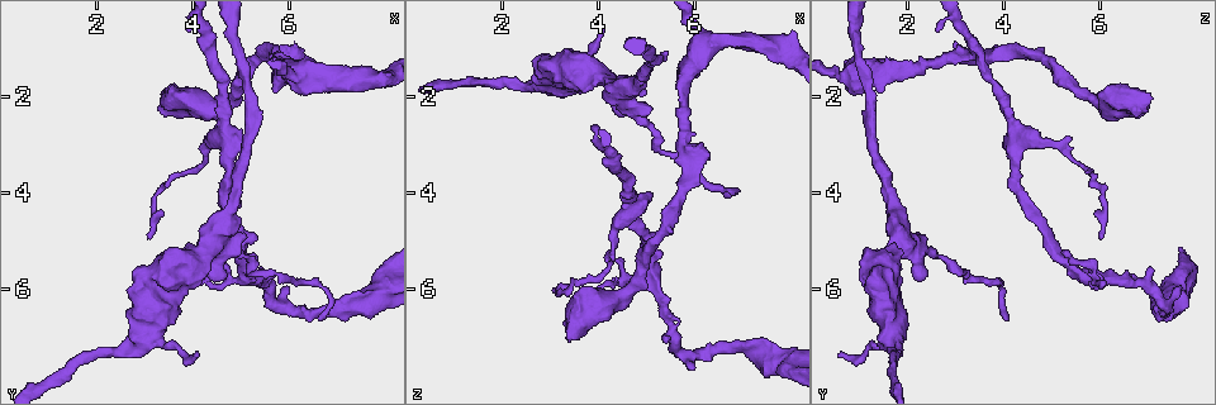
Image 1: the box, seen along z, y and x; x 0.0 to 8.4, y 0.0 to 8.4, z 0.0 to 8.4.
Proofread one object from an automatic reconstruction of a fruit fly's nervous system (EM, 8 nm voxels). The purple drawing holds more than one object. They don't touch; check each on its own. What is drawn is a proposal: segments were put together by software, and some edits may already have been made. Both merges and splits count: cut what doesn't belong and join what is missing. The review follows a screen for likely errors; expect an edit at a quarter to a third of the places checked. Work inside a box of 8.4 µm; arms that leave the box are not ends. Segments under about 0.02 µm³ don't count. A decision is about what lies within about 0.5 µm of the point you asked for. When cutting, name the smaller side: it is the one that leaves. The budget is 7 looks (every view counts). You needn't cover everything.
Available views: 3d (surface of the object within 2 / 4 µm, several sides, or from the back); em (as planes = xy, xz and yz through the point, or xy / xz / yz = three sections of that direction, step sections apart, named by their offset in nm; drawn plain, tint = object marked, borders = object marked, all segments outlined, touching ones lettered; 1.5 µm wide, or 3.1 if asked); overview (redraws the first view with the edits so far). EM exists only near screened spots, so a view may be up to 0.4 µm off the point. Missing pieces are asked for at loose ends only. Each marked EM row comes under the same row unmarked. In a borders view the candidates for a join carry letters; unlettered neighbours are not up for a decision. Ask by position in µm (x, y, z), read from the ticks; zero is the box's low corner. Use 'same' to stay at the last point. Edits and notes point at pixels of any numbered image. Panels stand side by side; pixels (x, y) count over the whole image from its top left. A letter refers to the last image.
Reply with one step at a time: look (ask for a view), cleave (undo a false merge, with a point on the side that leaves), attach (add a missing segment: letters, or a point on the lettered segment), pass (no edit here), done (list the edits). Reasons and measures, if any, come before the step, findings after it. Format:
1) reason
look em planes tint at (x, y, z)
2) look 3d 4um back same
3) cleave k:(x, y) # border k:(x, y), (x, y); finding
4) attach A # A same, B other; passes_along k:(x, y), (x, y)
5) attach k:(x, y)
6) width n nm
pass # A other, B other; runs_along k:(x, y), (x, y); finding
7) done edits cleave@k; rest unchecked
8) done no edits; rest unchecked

branch stops here
look 3d 2um at (5.95, 5.95, 7.60)

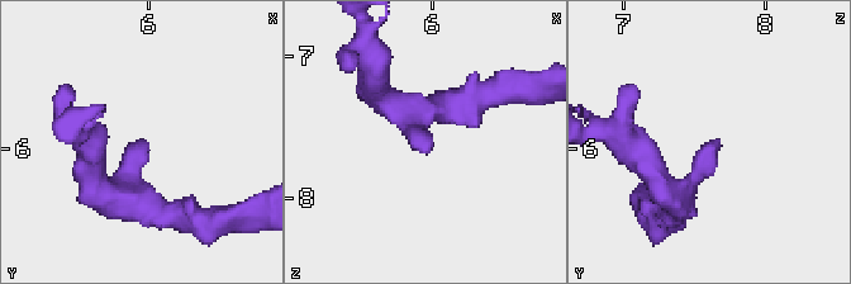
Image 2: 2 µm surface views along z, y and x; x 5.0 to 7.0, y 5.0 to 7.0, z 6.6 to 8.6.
arm_widths 220, 220 nm
look em planes borders at (5.96, 5.92, 7.60)

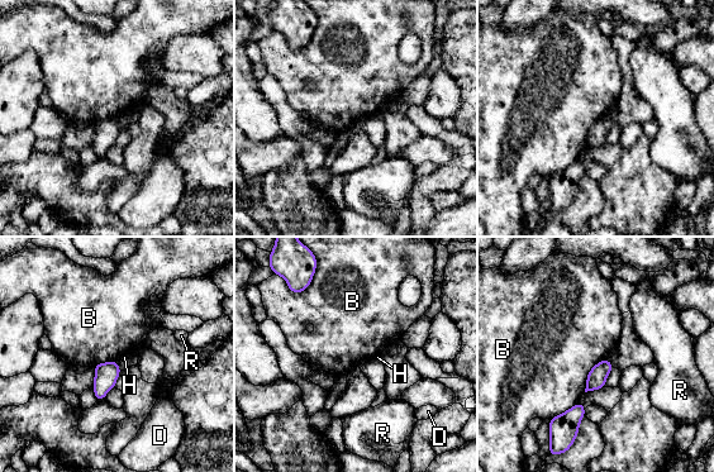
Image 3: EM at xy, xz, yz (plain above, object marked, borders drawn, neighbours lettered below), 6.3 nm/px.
longest_contact B 260 nm
pass # B other, D other, H other, R other; border 3:(607, 358), (589, 371), (584, 391); no lettered segment goes on from it

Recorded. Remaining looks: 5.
an open end
look em xz step 4 tint at (6.60, 6.65, 3.95)

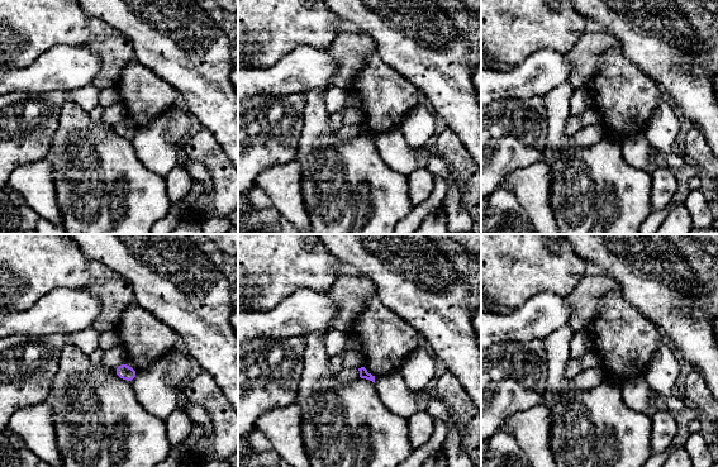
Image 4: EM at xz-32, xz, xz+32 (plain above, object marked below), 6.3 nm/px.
cut it another way
look em yz step 4 borders same

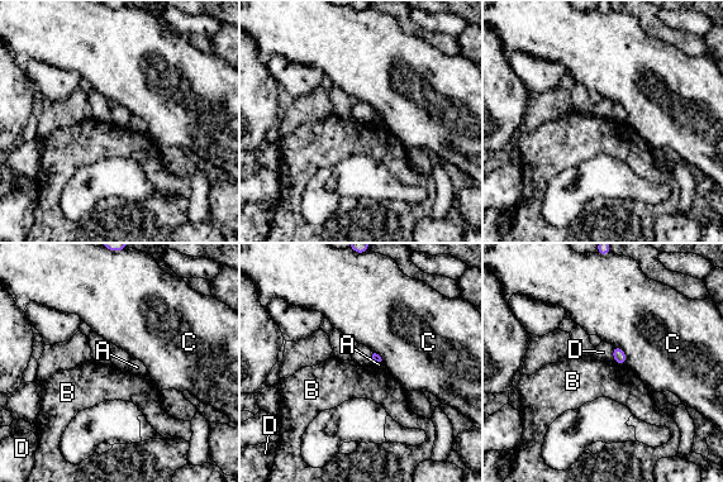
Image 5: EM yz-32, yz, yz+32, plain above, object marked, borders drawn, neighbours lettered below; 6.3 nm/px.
pass # A other, B other, C other, D other; border 5:(612, 346), (612, 358), (614, 361); no lettered segment goes on from it

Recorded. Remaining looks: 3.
an open end
look 3d 4um back at (5.00, 4.85, 2.40)

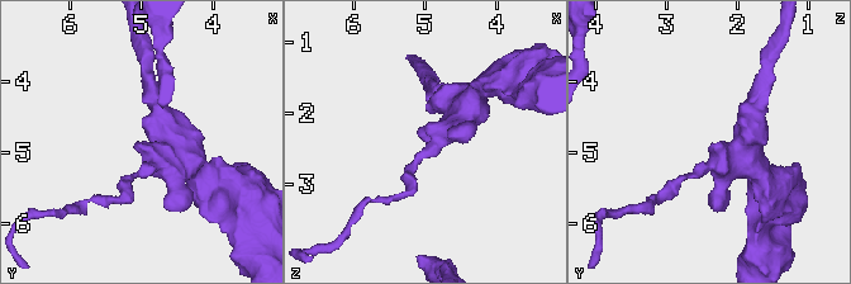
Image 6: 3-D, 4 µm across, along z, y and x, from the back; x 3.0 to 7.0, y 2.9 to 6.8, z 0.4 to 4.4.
now the EM
look em xz step 4 tint at (5.00, 4.85, 2.35)

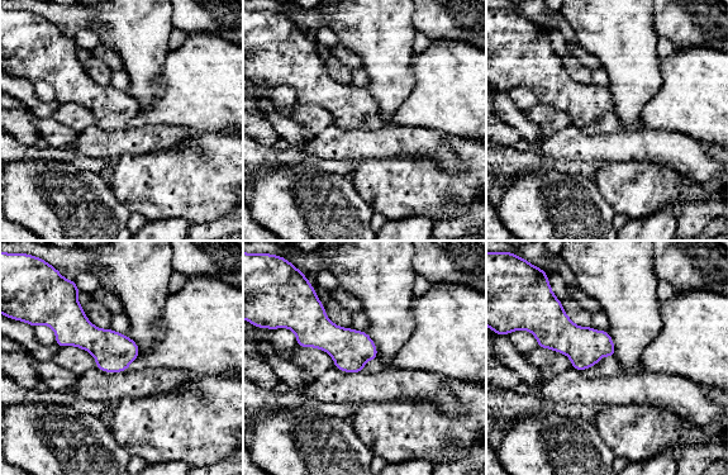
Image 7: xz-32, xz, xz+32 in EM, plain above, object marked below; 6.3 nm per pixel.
cut it another way
look em planes borders same

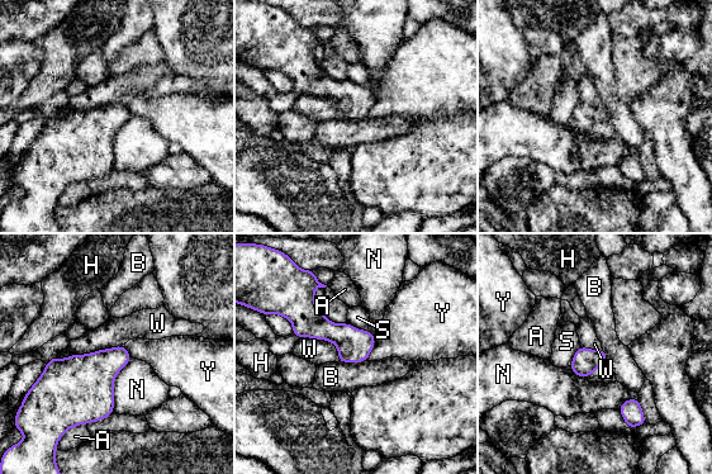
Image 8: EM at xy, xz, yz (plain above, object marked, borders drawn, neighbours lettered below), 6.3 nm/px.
pass # A other, B other, H other, N other, S other, W other, Y other; border 8:(120, 345), (57, 356); no lettered segment goes on from it

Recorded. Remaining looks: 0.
done no edits; rest unchecked

